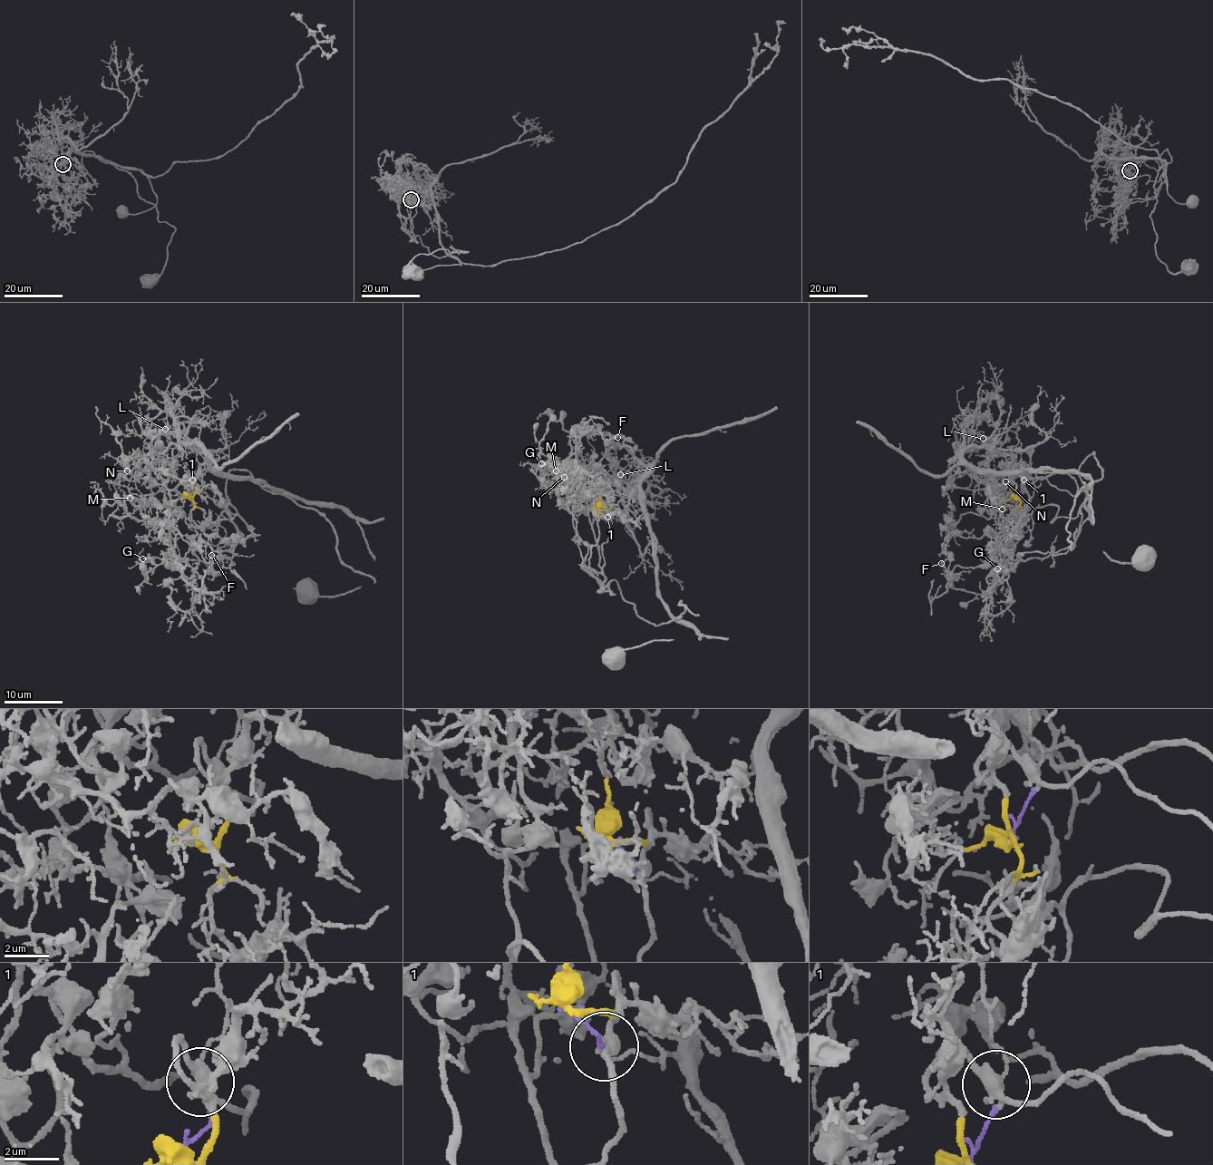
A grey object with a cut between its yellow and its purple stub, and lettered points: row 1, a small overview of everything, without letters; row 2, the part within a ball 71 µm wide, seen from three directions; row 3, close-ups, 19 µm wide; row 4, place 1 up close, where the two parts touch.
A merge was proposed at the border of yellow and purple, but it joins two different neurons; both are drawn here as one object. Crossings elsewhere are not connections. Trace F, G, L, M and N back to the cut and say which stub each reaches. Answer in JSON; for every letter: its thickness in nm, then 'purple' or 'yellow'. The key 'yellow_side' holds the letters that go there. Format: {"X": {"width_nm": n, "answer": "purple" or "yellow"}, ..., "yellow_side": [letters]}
{"F": {"width_nm": 180, "answer": "yellow"}, "G": {"width_nm": 200, "answer": "yellow"}, "L": {"width_nm": 190, "answer": "purple"}, "M": {"width_nm": 90, "answer": "yellow"}, "N": {"width_nm": 70, "answer": "yellow"}, "yellow_side": ["F", "G", "M", "N"]}

